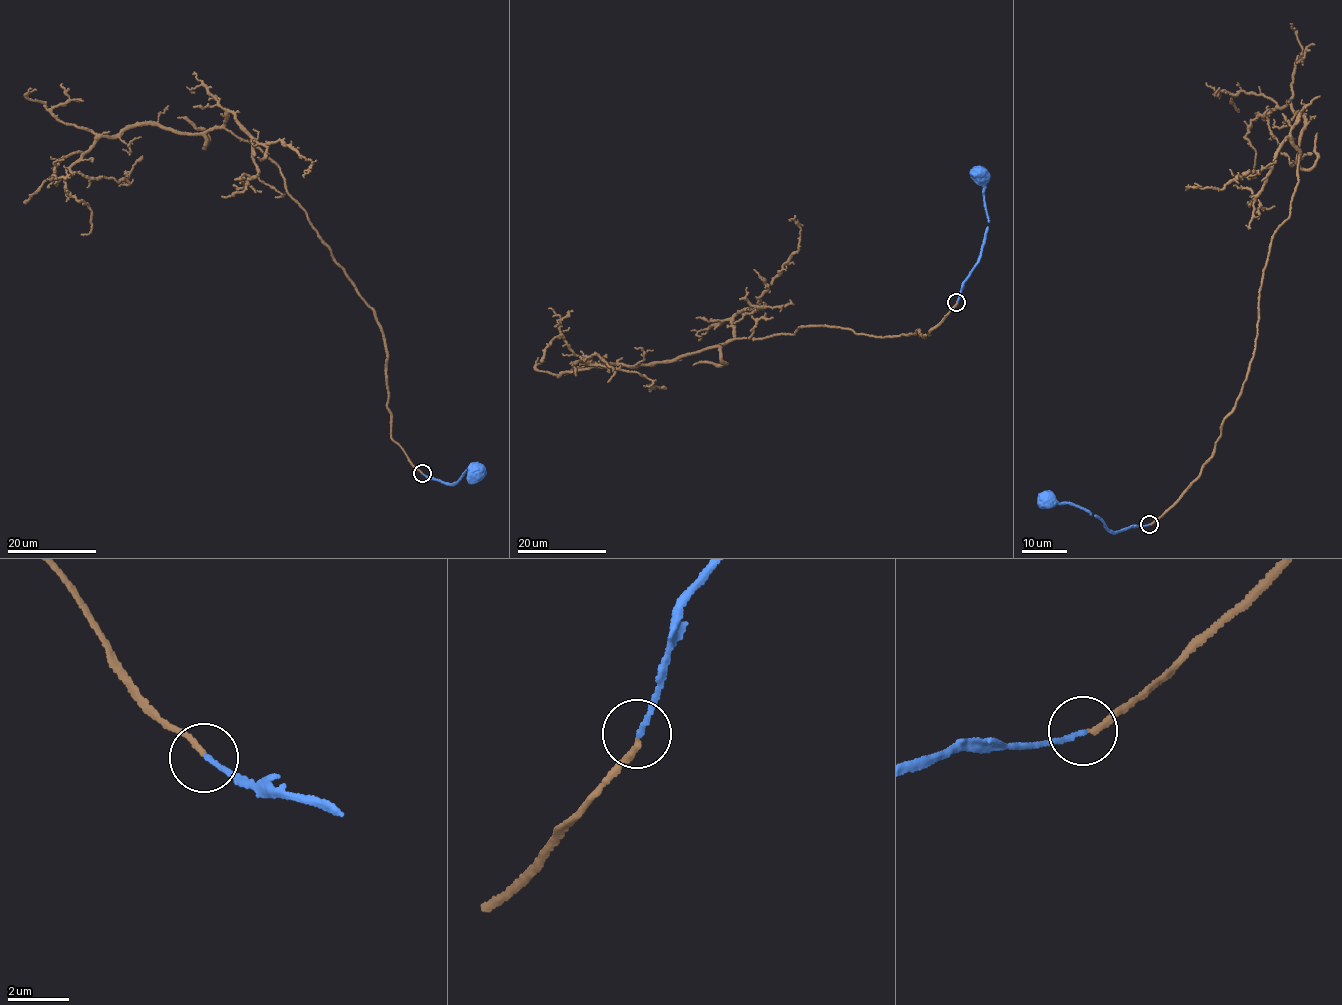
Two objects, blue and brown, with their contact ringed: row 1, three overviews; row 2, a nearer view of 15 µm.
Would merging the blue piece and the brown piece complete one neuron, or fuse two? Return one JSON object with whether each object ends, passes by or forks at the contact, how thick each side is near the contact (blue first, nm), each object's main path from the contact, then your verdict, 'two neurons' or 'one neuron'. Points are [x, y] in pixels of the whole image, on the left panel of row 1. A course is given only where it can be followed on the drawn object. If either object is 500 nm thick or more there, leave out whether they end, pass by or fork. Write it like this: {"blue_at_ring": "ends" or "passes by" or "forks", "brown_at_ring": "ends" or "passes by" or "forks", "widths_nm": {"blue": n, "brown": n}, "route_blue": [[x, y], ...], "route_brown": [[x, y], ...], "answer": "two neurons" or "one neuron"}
{"blue_at_ring": "ends", "brown_at_ring": "ends", "widths_nm": {"blue": 150, "brown": 180}, "route_blue": [[421, 474], [450, 485], [473, 465], [479, 473]], "route_brown": [[421, 473], [392, 439], [382, 327], [278, 167], [224, 128], [149, 124], [70, 169], [127, 185], [142, 156]], "answer": "two neurons"}

